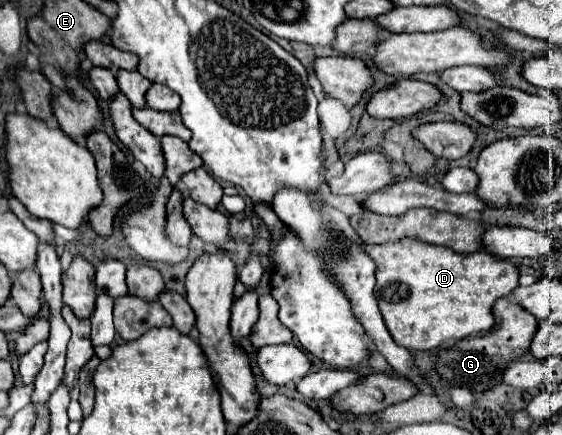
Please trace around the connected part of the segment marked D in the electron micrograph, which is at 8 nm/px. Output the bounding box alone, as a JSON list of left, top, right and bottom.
[307,183,519,349]

